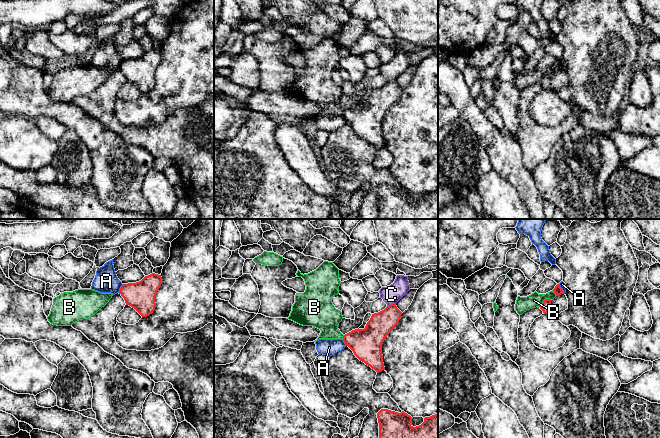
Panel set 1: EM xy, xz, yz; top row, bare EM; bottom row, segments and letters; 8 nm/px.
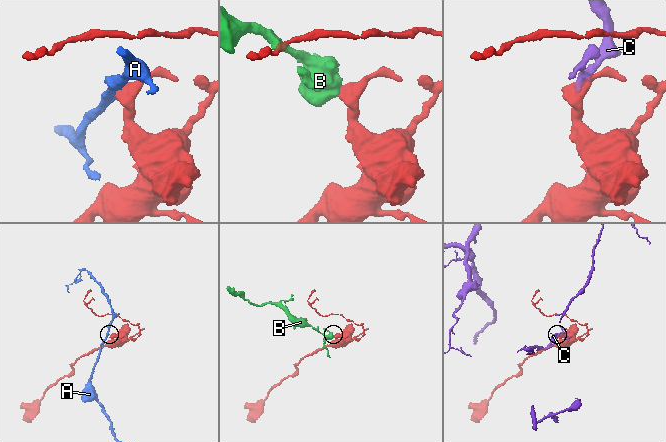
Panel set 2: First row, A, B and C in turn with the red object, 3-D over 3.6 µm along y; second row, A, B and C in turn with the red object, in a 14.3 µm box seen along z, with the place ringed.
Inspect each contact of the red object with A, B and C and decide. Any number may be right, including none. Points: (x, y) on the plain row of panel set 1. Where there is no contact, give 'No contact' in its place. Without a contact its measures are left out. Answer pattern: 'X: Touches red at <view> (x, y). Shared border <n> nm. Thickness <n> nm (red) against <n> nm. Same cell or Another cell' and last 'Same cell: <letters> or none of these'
A: Touches red at xy (120, 64). Shared border 80 nm. Thickness 220 nm (red) against 190 nm. Another cell
B: Touches red at yz (544, 76). Shared border 120 nm. Thickness 80 nm (red) against 120 nm. Another cell
C: Touches red at xz (391, 80). Shared border 80 nm. Thickness 190 nm (red) against 150 nm. Another cell
Same cell: none of these

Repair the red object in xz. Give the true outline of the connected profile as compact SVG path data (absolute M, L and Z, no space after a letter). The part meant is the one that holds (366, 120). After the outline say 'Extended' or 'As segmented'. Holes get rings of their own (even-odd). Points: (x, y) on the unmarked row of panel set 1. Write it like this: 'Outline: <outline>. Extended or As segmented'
Outline: M396 80L372 90L364 105L355 105L343 112L343 117L354 131L377 149L385 146L382 120L387 111L395 104L402 88Z. As segmented

